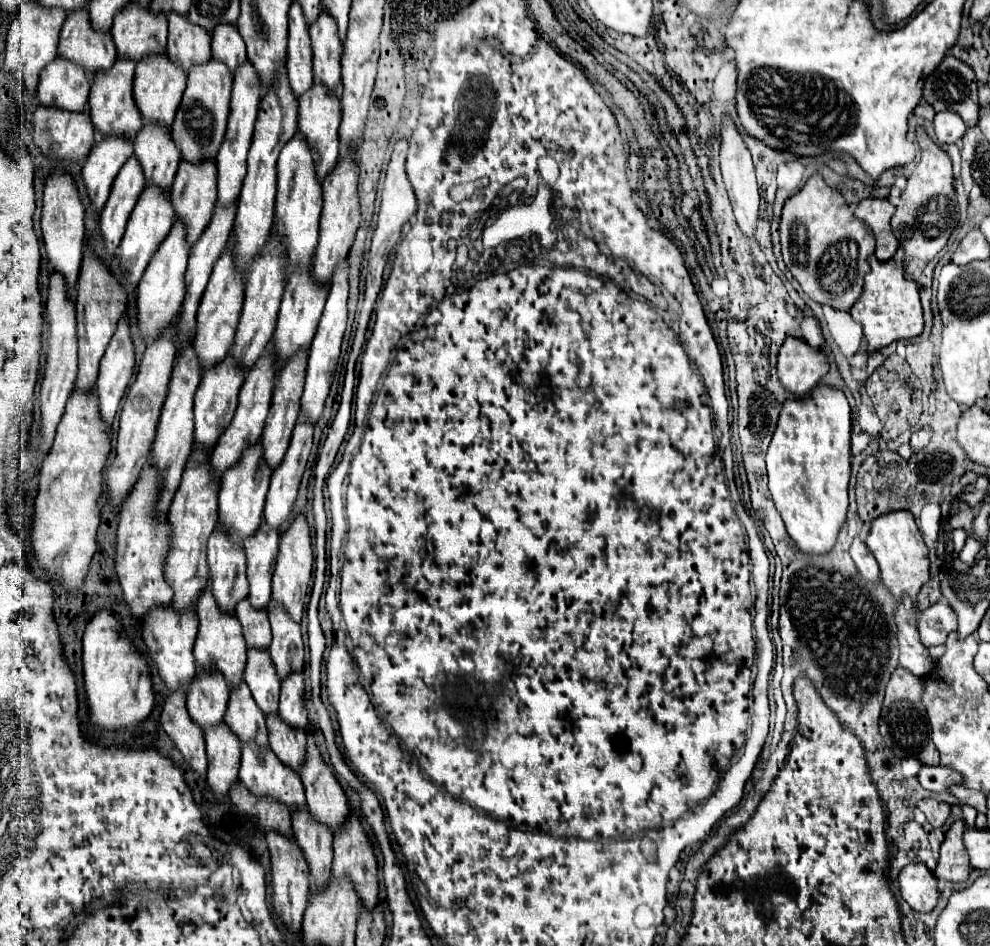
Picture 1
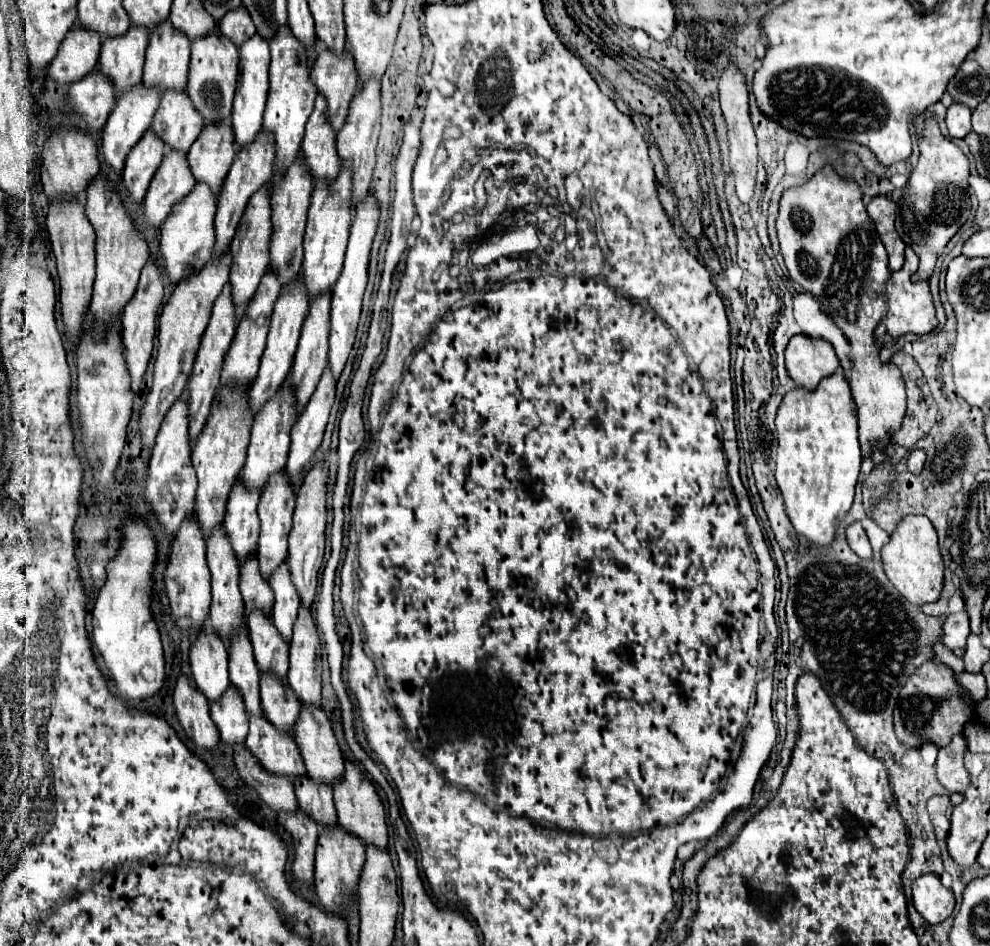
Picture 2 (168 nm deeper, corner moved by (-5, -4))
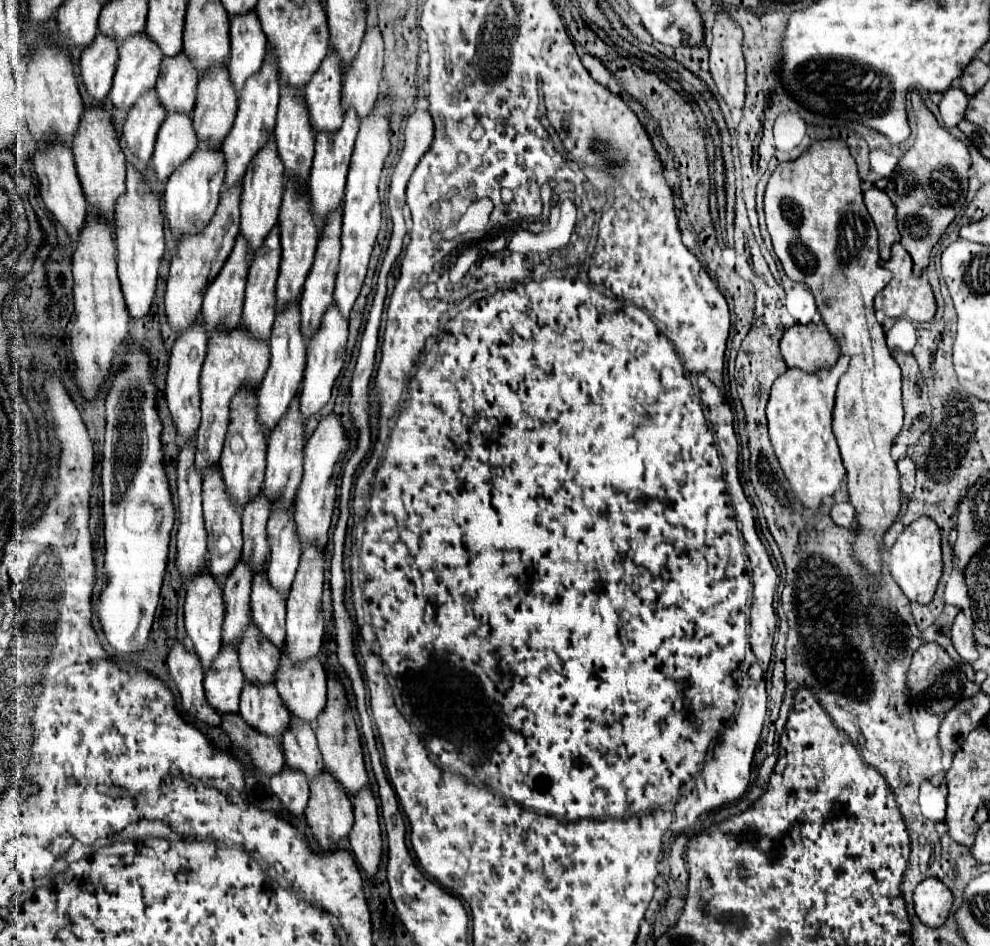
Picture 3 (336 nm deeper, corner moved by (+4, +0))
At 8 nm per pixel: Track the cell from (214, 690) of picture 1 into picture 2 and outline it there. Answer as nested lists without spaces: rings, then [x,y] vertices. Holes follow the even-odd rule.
[[[204,626],[204,634],[200,634],[200,638],[192,640],[190,666],[194,682],[206,698],[218,700],[218,696],[222,696],[230,686],[228,650],[224,642],[208,630],[208,626]]]

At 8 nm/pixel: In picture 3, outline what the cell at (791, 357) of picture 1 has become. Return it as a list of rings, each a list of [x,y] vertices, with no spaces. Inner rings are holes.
[[[823,322],[795,324],[781,338],[781,356],[787,368],[815,374],[831,368],[839,358],[839,350],[835,350],[835,342],[831,342],[831,334],[827,334]]]

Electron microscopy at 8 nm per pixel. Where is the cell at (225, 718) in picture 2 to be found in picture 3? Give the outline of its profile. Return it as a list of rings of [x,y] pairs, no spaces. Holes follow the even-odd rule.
[[[221,650],[203,680],[209,706],[213,706],[219,714],[239,714],[239,694],[243,686],[245,678],[239,670],[237,654],[231,654],[231,650]]]

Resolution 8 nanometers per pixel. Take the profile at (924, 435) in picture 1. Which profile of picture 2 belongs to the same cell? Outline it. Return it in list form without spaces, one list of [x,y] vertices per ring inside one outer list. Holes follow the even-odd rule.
[[[912,450],[910,456],[908,456],[908,472],[912,474],[920,474],[920,470],[924,468],[924,462],[926,462],[926,452],[924,450]]]

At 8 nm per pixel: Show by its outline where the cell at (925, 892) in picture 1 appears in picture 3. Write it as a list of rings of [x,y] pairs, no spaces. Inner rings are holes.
[[[927,878],[913,890],[913,904],[919,920],[927,926],[941,926],[951,910],[953,894],[937,878]]]

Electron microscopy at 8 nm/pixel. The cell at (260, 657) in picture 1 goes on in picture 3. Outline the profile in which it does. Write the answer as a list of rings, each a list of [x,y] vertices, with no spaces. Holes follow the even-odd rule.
[[[263,574],[253,578],[253,592],[251,592],[251,620],[261,630],[261,634],[283,648],[285,638],[285,602],[271,590],[271,584]]]

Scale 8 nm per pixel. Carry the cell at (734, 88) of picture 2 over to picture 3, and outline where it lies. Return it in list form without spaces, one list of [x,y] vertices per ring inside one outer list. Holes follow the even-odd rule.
[[[719,14],[713,28],[711,28],[711,40],[709,40],[709,68],[711,76],[715,80],[715,86],[719,94],[723,96],[725,104],[731,110],[741,110],[743,108],[743,98],[745,98],[745,60],[741,52],[741,28],[737,22],[733,22],[727,14]]]

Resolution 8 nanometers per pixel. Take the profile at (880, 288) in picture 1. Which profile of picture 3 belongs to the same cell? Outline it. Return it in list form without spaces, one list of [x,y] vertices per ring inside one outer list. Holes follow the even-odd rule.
[[[895,244],[891,248],[891,260],[885,262],[885,268],[893,272],[893,278],[891,282],[883,288],[883,312],[887,318],[907,318],[911,322],[929,322],[933,320],[935,316],[935,296],[931,292],[931,286],[927,282],[927,274],[923,272],[919,278],[913,276],[913,262],[911,262],[911,256],[909,252],[901,246],[901,244]]]

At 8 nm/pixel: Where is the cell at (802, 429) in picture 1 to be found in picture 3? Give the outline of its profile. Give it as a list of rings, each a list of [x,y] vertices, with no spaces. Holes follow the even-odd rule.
[[[839,356],[837,364],[831,370],[821,370],[819,374],[787,370],[773,382],[771,388],[767,402],[769,438],[773,442],[781,470],[793,490],[793,496],[803,504],[803,508],[819,508],[823,498],[839,492],[845,480],[845,466],[831,428],[831,414],[837,382],[847,372],[847,364],[849,358]]]

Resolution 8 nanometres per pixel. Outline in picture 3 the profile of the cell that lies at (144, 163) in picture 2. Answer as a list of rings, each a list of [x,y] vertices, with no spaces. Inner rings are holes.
[[[155,90],[139,98],[135,106],[127,112],[127,122],[123,128],[123,142],[127,150],[145,166],[153,154],[155,138],[165,120],[163,108],[155,102]]]

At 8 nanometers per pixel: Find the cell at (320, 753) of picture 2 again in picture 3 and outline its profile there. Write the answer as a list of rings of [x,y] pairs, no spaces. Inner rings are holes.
[[[281,658],[279,682],[275,682],[275,686],[289,714],[295,720],[307,722],[315,728],[317,718],[325,710],[325,682],[327,676],[319,658],[307,660],[303,666],[299,666],[299,670],[295,670],[287,658]]]

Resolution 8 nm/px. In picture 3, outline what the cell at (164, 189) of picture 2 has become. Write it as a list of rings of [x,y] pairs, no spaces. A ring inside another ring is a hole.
[[[169,114],[163,122],[163,126],[159,128],[157,134],[157,144],[155,144],[155,152],[151,158],[151,170],[155,172],[155,178],[165,184],[167,178],[187,160],[191,158],[191,154],[195,152],[195,132],[191,130],[191,118],[183,118],[183,114]]]

